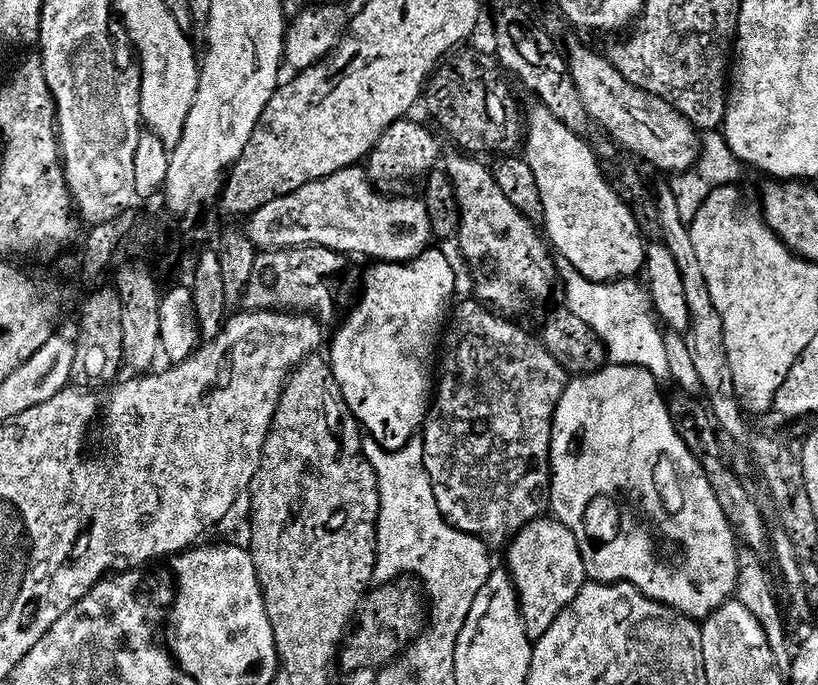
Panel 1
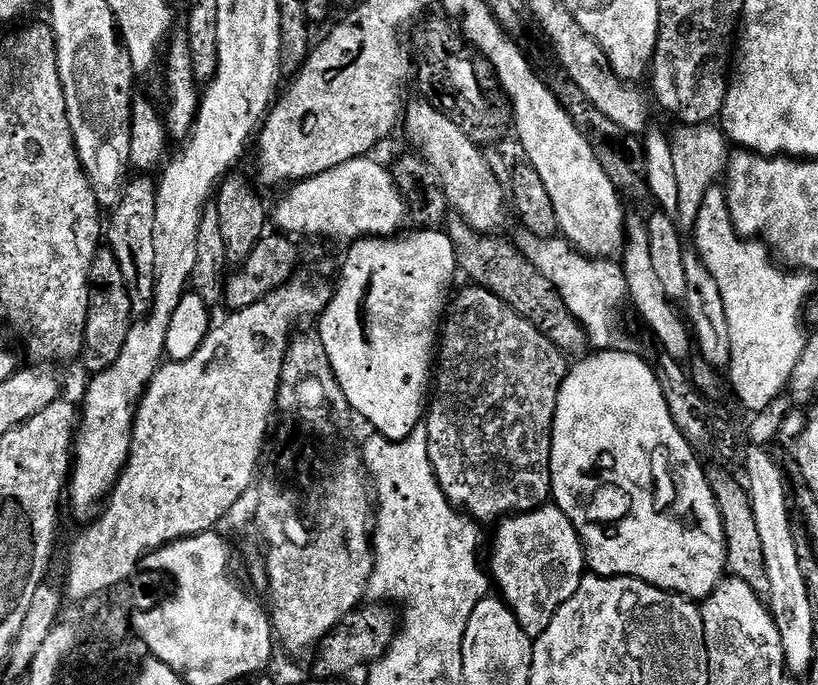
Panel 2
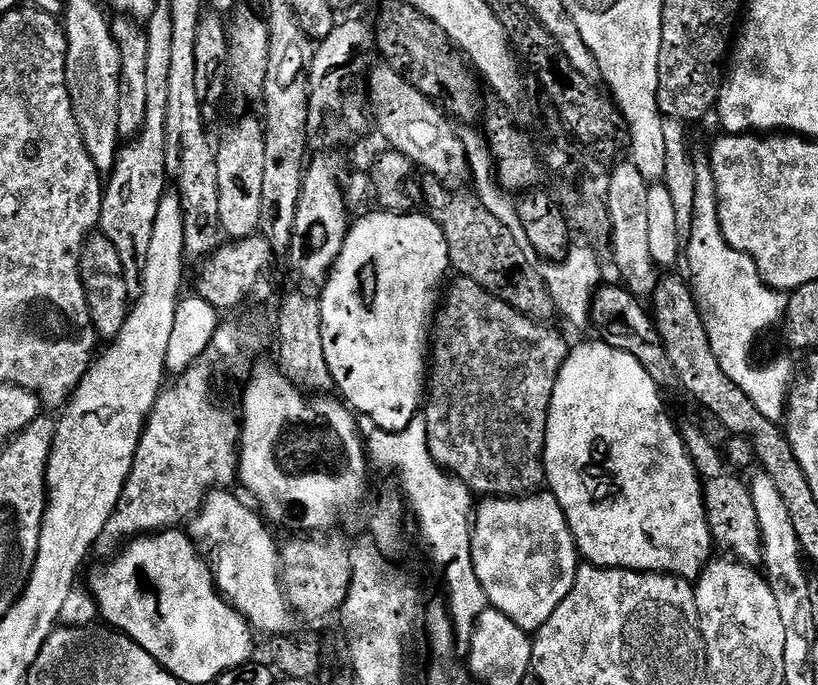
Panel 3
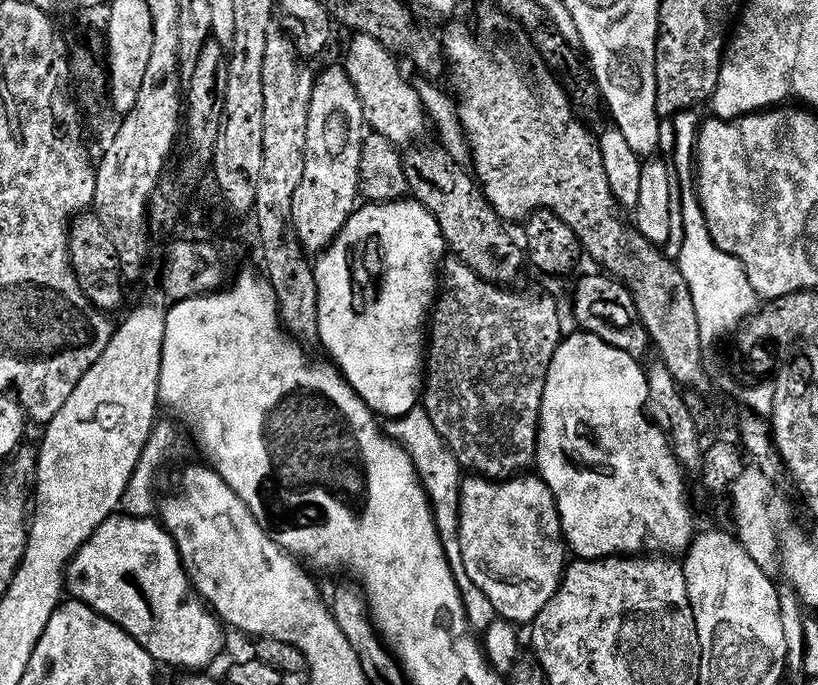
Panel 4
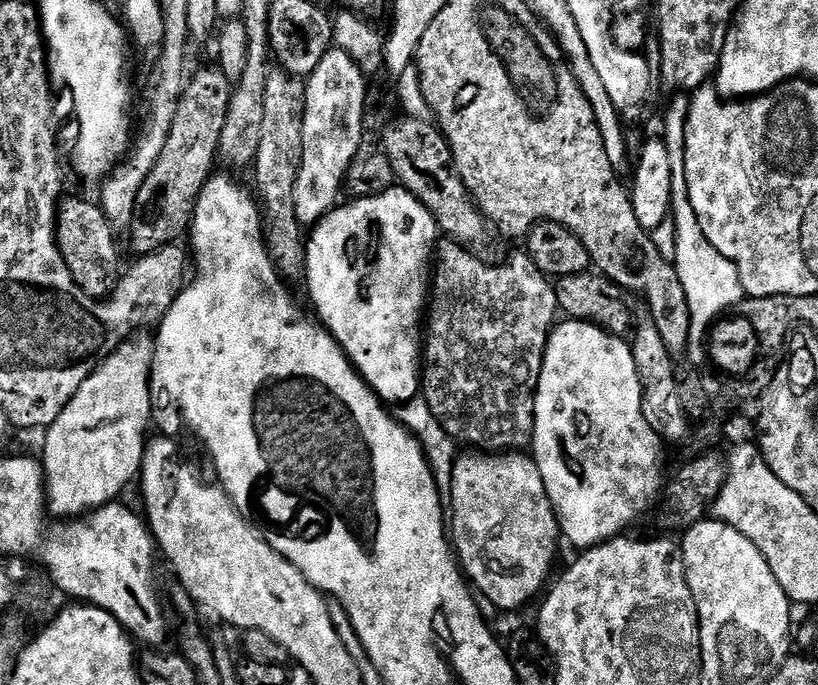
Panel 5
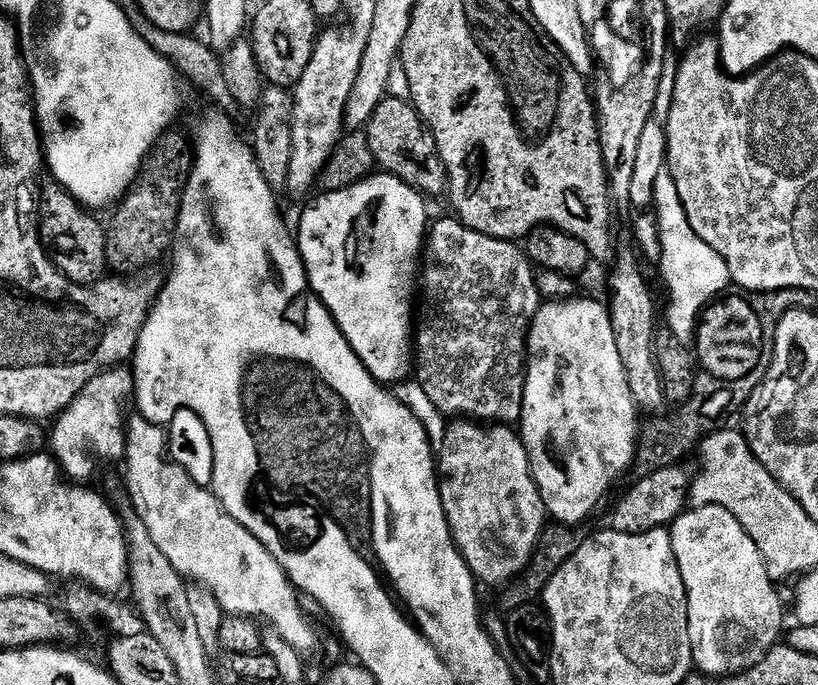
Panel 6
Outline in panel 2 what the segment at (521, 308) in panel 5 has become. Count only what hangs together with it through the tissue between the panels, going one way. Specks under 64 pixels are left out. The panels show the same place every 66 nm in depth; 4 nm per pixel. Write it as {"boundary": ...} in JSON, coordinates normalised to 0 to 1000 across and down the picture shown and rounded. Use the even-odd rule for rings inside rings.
{"boundary":[[[586,418],[571,419],[551,434],[535,492],[531,571],[521,596],[523,667],[538,714],[554,742],[583,762],[606,762],[632,747],[652,747],[671,734],[675,618],[697,526],[603,426]]]}

